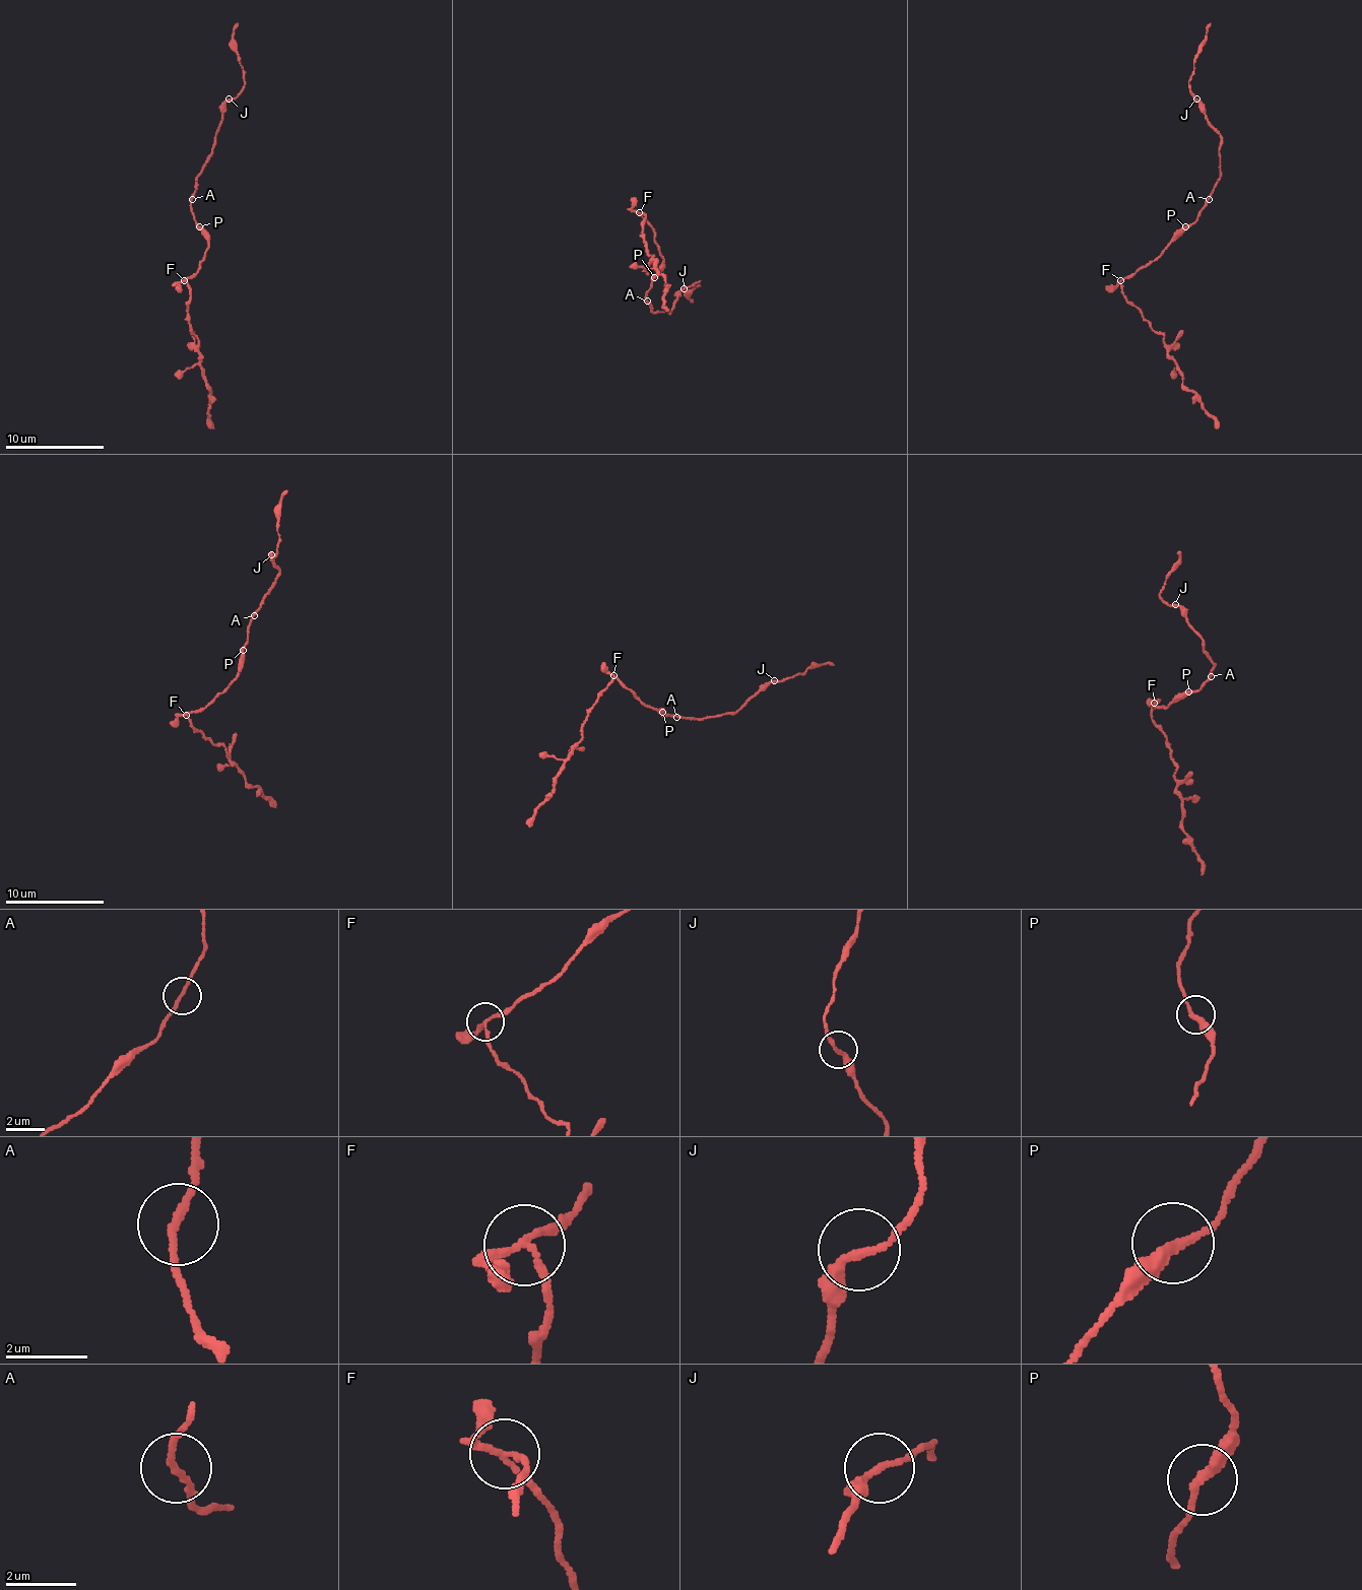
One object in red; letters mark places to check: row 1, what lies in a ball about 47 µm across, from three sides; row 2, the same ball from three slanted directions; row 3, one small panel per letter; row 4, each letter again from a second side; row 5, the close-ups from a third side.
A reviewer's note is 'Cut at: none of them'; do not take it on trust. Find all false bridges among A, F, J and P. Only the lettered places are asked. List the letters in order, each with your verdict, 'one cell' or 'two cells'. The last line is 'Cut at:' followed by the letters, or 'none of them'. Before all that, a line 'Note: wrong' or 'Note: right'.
Note: wrong
A: one cell
F: two cells
J: one cell
P: one cell
Cut at: F

